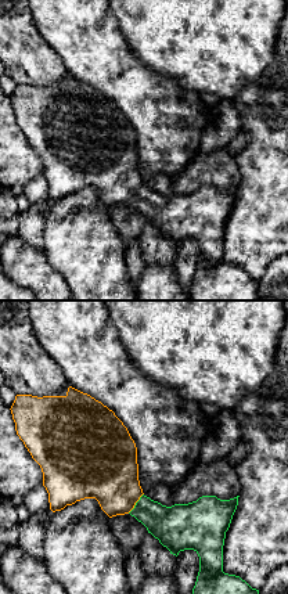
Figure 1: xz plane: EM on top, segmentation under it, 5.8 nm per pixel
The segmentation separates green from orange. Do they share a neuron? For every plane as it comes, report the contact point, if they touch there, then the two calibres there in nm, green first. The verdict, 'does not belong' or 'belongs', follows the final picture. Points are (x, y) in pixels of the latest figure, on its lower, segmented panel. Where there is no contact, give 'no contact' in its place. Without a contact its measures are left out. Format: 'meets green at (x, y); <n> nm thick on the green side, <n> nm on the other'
meets green at (136, 503); 220 nm thick on the green side, 360 nm on the other

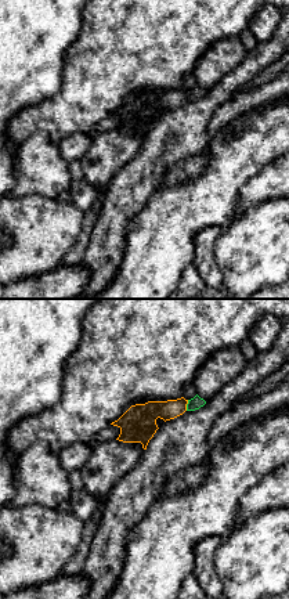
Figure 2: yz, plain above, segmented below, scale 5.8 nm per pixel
meets green at (187, 406); 70 nm thick on the green side, 140 nm on the other

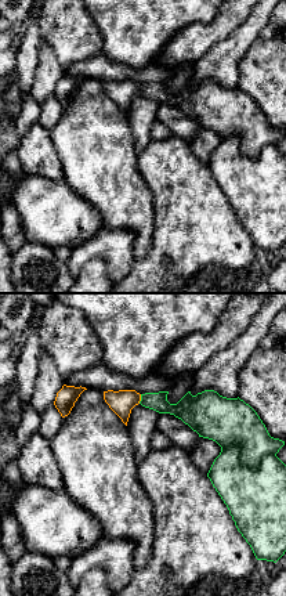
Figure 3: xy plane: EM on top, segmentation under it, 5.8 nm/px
meets green at (141, 398); 110 nm thick on the green side, 140 nm on the other

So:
belongs

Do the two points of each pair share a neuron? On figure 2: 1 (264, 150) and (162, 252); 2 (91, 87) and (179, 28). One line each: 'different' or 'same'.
1: same
2: same

